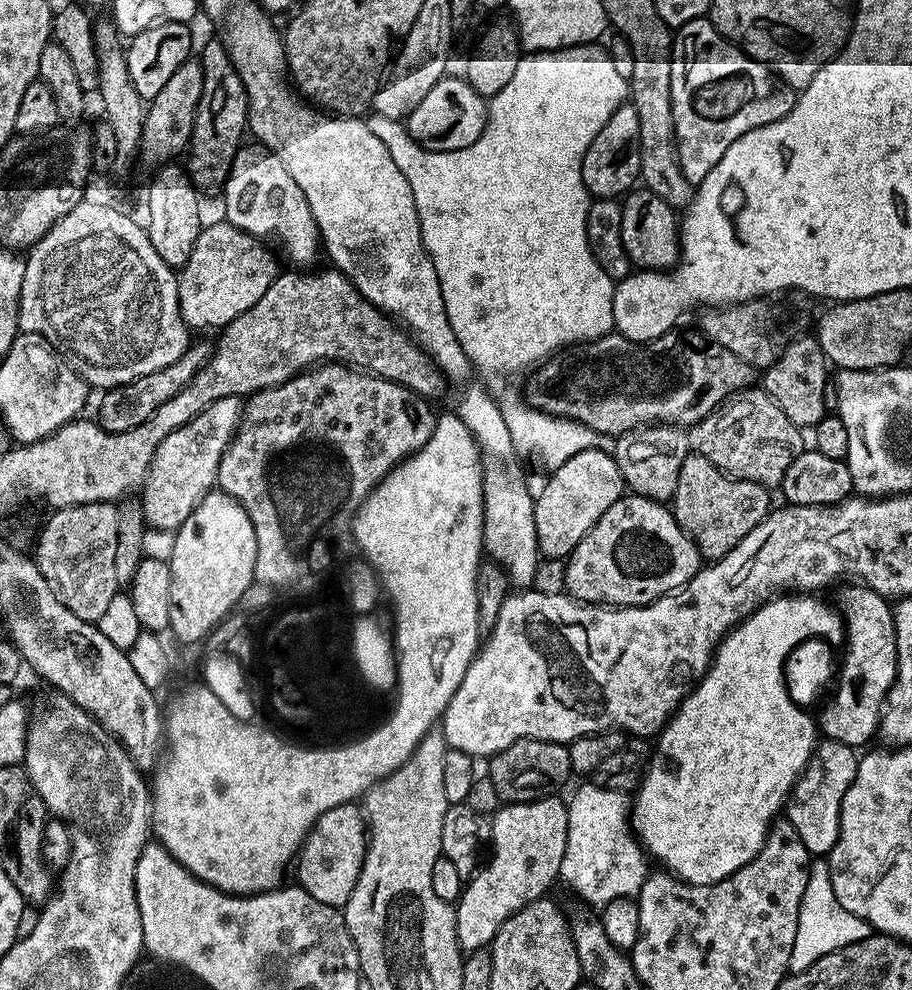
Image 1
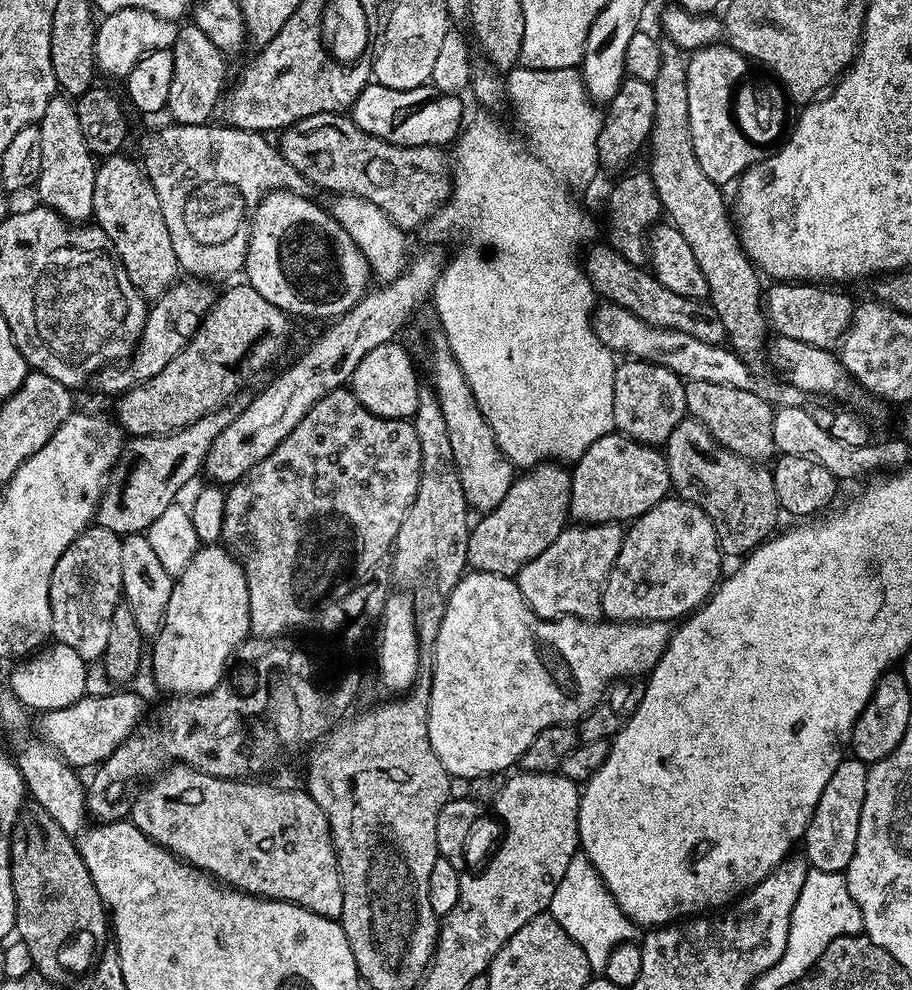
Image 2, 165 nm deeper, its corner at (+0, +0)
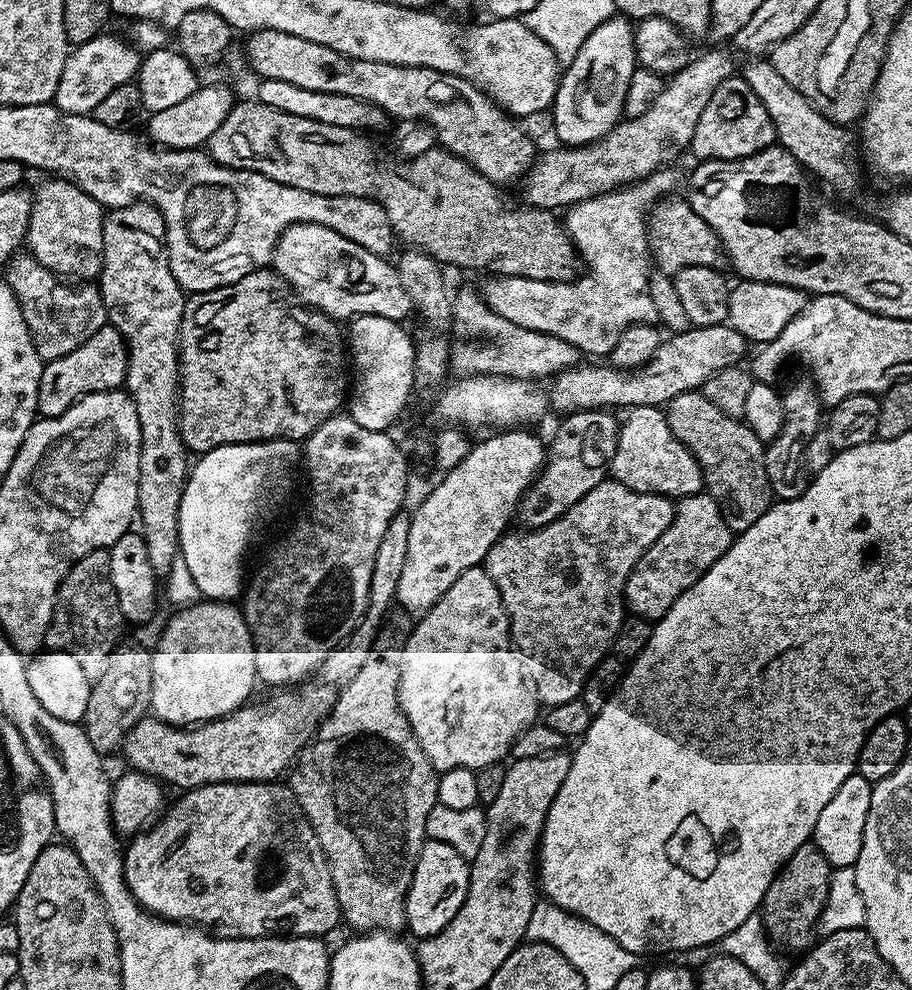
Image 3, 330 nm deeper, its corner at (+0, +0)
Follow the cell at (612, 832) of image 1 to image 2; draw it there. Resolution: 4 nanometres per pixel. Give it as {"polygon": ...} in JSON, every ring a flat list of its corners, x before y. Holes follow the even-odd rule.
{"polygon":[[577,854,570,866,566,866,566,874,562,874,562,882,558,882,558,890,554,890,554,898,548,903,548,912,582,946,588,967,596,974,603,973,610,954,619,944,635,941,638,936,637,925,620,909,598,870,583,854]]}

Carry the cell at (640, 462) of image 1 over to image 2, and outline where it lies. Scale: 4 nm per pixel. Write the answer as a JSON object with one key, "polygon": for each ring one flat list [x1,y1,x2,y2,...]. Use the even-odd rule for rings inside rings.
{"polygon":[[628,358,617,363,614,374,614,422,623,435,641,444,667,445,670,430,688,415,685,381,666,366,648,360]]}

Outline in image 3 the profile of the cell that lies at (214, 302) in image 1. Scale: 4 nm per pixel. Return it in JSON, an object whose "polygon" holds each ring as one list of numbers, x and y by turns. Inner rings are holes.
{"polygon":[[107,326,86,340,65,357,44,365,38,390,38,412,41,417,58,416,62,411,60,396,79,398,89,392,111,392,121,387,124,373,128,370,128,349,123,336,115,328]]}

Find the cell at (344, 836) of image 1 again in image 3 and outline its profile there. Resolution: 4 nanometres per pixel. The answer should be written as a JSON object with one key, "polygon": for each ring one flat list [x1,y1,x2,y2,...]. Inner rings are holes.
{"polygon":[[280,782,266,784,207,784,201,788,187,789,176,801,167,805,166,811,151,826,135,833,132,840,123,849,124,881,130,894,140,903,145,912,153,916,163,916,165,920,177,922,195,922,200,926,221,924,224,928,233,928,237,937,241,936,274,936,291,934,293,936,327,937,327,932,337,923,341,923,340,903,330,878,328,863,324,857,322,846,310,826,310,822,300,809,300,803,291,787]]}

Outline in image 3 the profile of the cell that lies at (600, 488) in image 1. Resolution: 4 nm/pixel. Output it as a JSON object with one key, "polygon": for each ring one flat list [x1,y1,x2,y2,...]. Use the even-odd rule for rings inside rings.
{"polygon":[[629,407,628,417,620,424,618,446,610,465,611,479,630,486,635,492,657,492,679,498,705,491,704,472,694,454,670,430,667,415,659,407]]}

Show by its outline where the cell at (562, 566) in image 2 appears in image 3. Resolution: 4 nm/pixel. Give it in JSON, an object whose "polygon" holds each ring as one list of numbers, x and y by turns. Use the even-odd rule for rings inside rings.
{"polygon":[[606,478,601,484,594,486,594,490,590,490,590,494,586,494,586,498,574,502,574,506,570,506,570,510,566,510,566,514,562,514,554,522,550,522,541,528,519,530,520,532,509,531,501,536,500,541,488,551,488,556,484,559,482,567,498,586,504,608,508,611,511,639,514,641,515,647,530,661,530,680,534,685,537,701,541,705,551,706,562,702,570,702,577,699,585,691,588,677,595,672,600,661,609,655,612,644,616,640,616,635,618,635,620,627,625,622,624,587,634,570,634,566,640,561,642,554,646,550,650,550,650,546,654,546,654,542,658,542,658,538,662,538,662,534,672,525,674,517,676,517,676,505,669,497,660,496,657,492,635,492,630,490,630,486,626,486,622,482]]}

